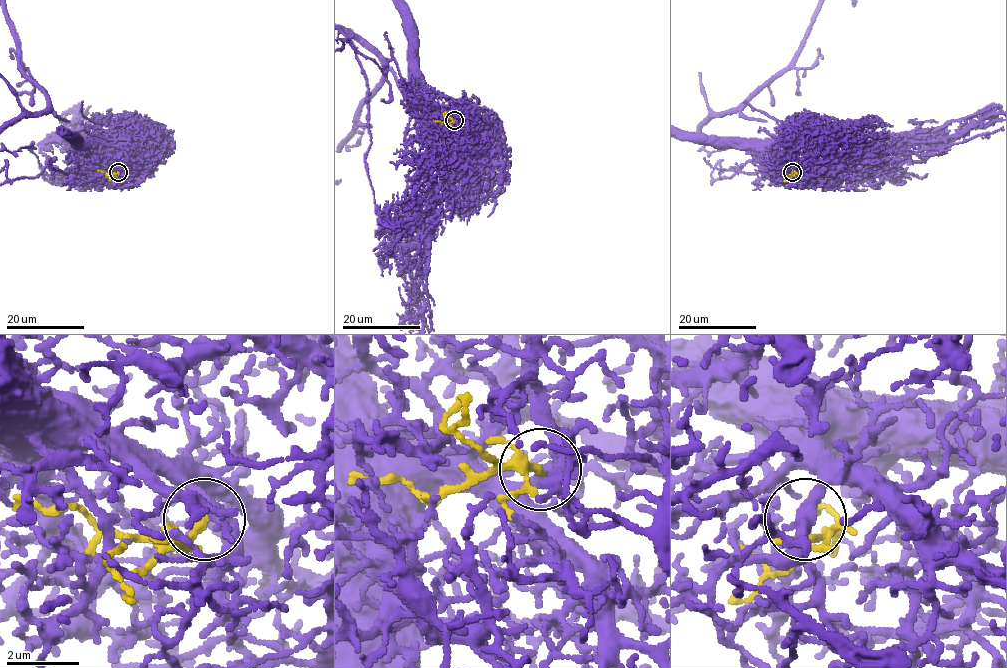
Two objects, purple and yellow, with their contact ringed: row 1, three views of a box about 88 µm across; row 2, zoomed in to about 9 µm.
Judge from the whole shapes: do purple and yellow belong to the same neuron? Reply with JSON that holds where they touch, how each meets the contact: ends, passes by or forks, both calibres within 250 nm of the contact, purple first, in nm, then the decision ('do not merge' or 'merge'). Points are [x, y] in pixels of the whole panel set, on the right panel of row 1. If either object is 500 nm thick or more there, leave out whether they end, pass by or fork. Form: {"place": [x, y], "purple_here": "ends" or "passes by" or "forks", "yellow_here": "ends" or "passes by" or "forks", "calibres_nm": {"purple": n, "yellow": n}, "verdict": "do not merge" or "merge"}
{"place": [792, 172], "purple_here": "passes by", "yellow_here": "forks", "calibres_nm": {"purple": 380, "yellow": 170}, "verdict": "merge"}

